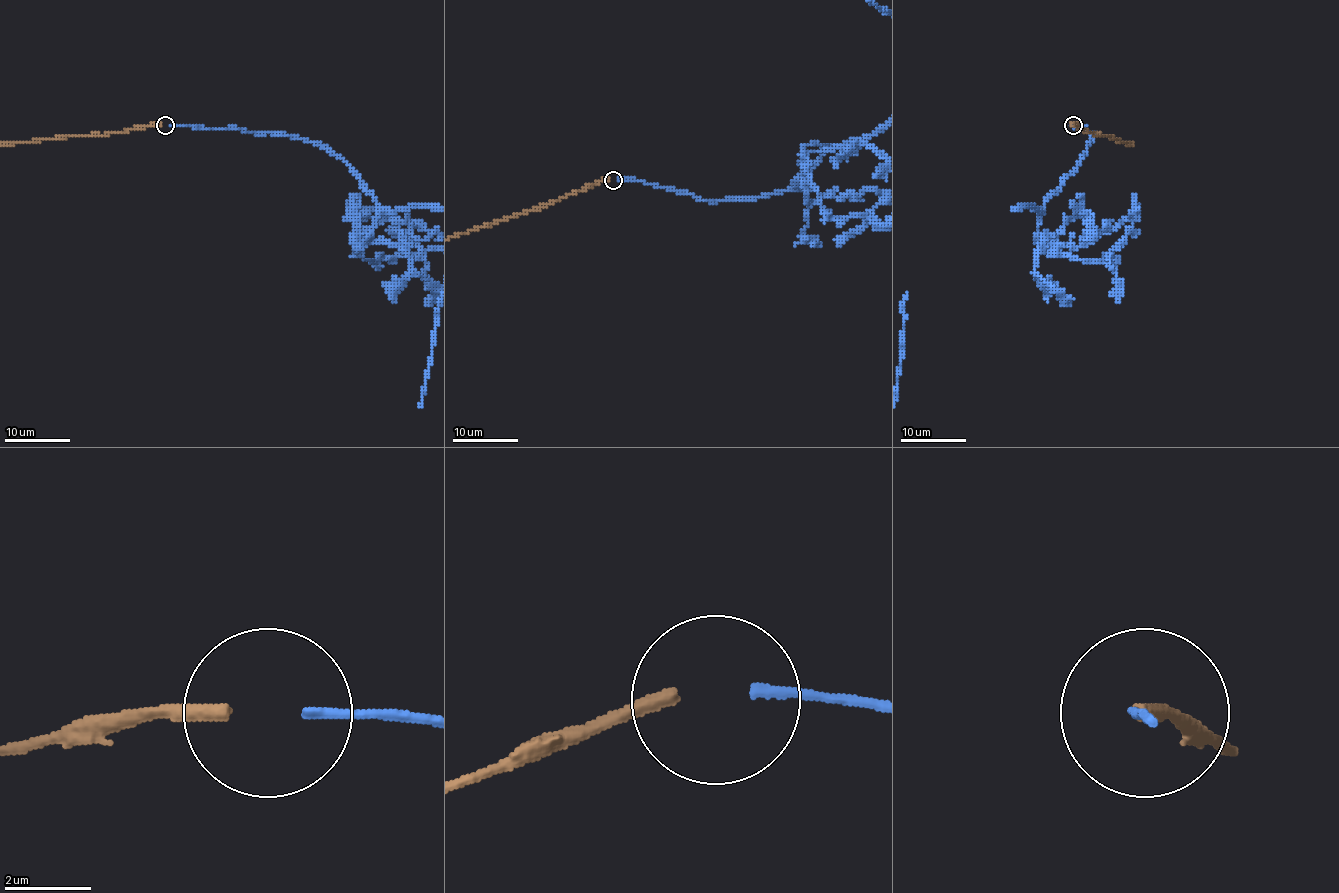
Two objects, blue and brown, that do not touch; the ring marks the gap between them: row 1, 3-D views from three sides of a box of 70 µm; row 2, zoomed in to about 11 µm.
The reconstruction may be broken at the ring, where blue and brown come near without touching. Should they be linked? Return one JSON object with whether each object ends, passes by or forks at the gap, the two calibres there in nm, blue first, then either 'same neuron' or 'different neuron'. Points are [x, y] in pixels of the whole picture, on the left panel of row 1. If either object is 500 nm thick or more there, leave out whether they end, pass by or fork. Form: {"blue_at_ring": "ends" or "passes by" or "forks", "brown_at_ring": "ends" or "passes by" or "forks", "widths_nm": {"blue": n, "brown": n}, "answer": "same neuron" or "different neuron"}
{"blue_at_ring": "ends", "brown_at_ring": "ends", "widths_nm": {"blue": 240, "brown": 360}, "answer": "same neuron"}

